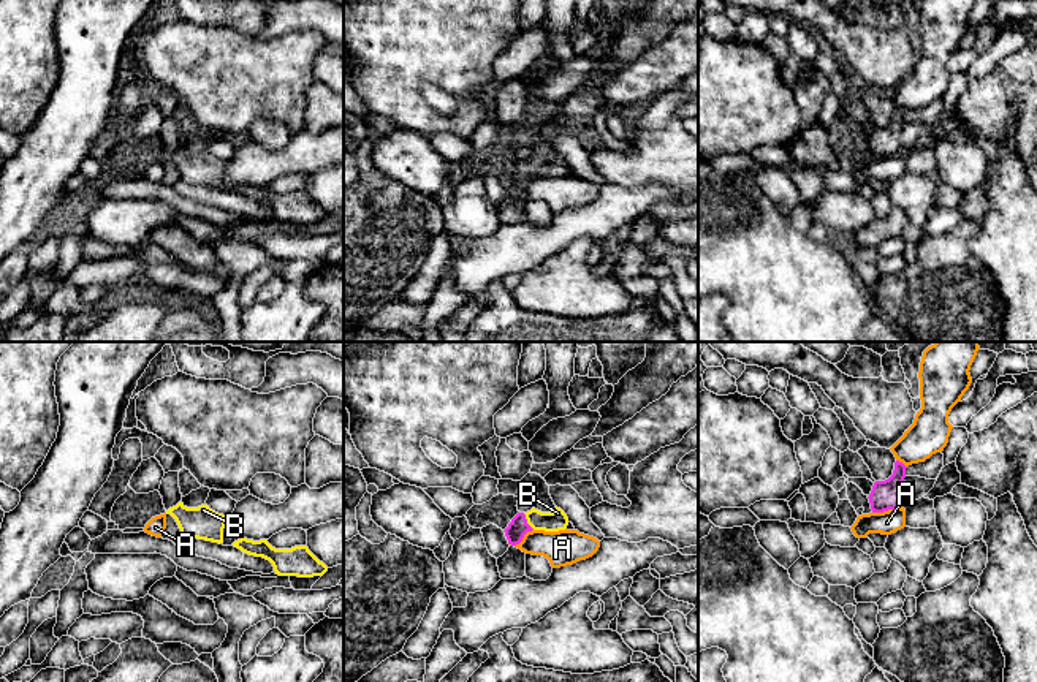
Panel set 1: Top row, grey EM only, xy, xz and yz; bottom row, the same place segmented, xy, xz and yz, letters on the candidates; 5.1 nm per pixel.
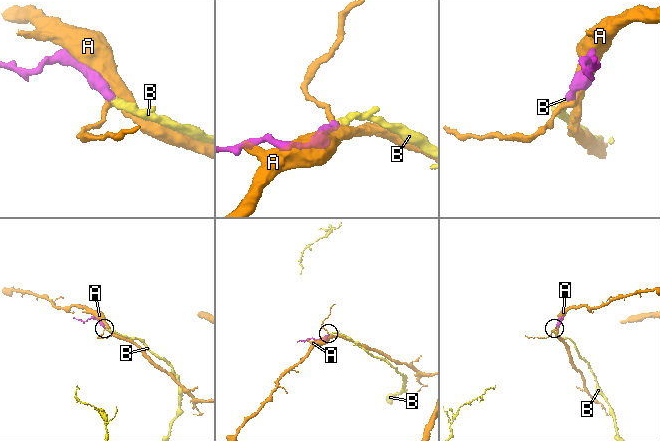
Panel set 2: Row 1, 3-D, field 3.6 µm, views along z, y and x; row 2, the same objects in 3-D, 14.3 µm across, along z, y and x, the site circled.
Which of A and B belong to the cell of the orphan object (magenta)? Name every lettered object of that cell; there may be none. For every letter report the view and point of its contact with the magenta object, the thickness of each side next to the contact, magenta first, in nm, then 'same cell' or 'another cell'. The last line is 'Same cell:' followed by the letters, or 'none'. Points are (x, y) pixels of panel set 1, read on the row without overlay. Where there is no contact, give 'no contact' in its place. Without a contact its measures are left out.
A: contact yz (887, 155); calibres 150 and 120 nm; another cell
B: contact xz (526, 166); calibres 100 and 100 nm; same cell
Same cell: B

